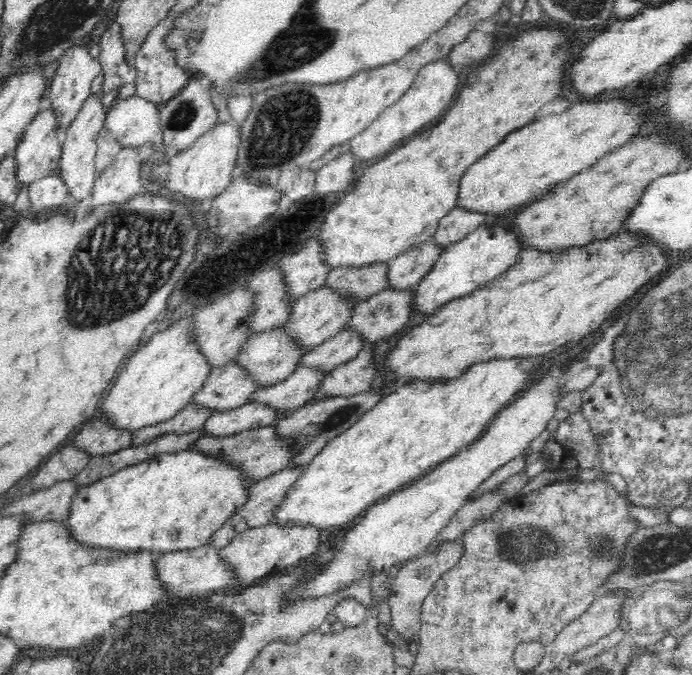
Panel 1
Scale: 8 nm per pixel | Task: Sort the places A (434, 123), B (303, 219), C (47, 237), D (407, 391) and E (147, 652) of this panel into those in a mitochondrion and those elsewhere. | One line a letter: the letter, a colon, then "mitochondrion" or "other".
A: other
B: other
C: other
D: other
E: mitochondrion

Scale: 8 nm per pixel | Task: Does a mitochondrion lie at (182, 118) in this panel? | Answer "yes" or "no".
yes

